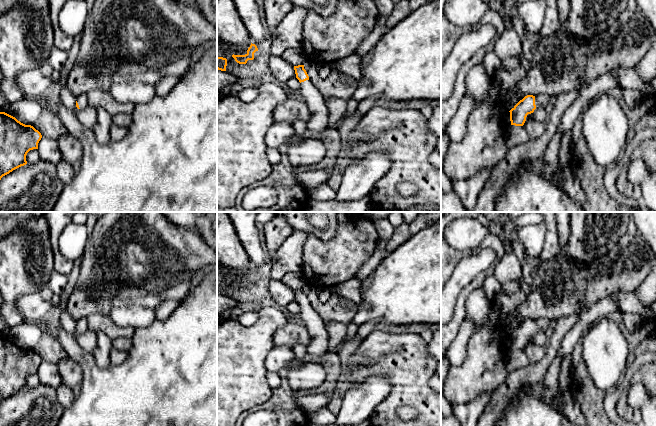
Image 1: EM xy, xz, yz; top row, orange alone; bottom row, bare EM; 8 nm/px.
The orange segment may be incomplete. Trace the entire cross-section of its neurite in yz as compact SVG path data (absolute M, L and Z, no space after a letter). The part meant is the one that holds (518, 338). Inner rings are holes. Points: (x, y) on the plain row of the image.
M545 318L538 320L525 320L509 335L511 349L523 350L528 338L533 337L534 334L539 330L548 334L552 326L553 323L551 320Z

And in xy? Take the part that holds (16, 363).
M0 336L0 404L13 394L27 388L26 379L30 374L38 373L41 357L31 349L25 349L15 341Z

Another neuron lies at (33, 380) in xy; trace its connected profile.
M38 373L30 374L26 379L27 388L35 388L40 384L41 382Z

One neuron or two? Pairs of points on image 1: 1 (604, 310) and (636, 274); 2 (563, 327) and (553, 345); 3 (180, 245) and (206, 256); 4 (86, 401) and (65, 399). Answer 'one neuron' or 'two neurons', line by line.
1: two neurons
2: one neuron
3: one neuron
4: two neurons

